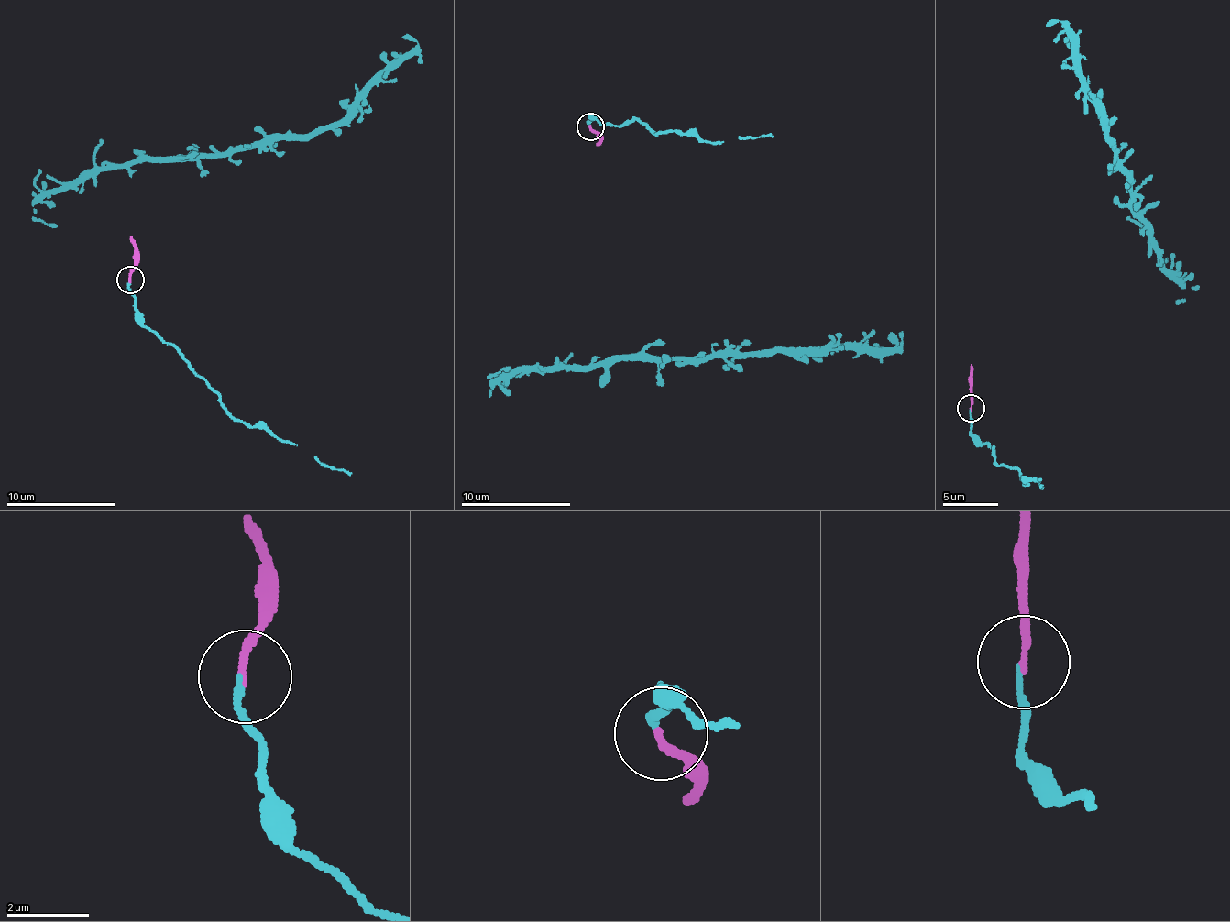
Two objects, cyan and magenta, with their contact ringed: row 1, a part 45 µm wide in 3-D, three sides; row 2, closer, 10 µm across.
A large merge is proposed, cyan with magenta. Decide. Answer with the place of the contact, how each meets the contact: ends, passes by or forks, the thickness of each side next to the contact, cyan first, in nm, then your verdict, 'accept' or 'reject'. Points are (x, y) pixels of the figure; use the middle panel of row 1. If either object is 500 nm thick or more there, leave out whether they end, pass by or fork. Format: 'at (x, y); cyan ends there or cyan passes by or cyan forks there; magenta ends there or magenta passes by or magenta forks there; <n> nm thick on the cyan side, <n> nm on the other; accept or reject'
at (590, 126); cyan ends there; magenta ends there; 120 nm thick on the cyan side, 180 nm on the other; accept

